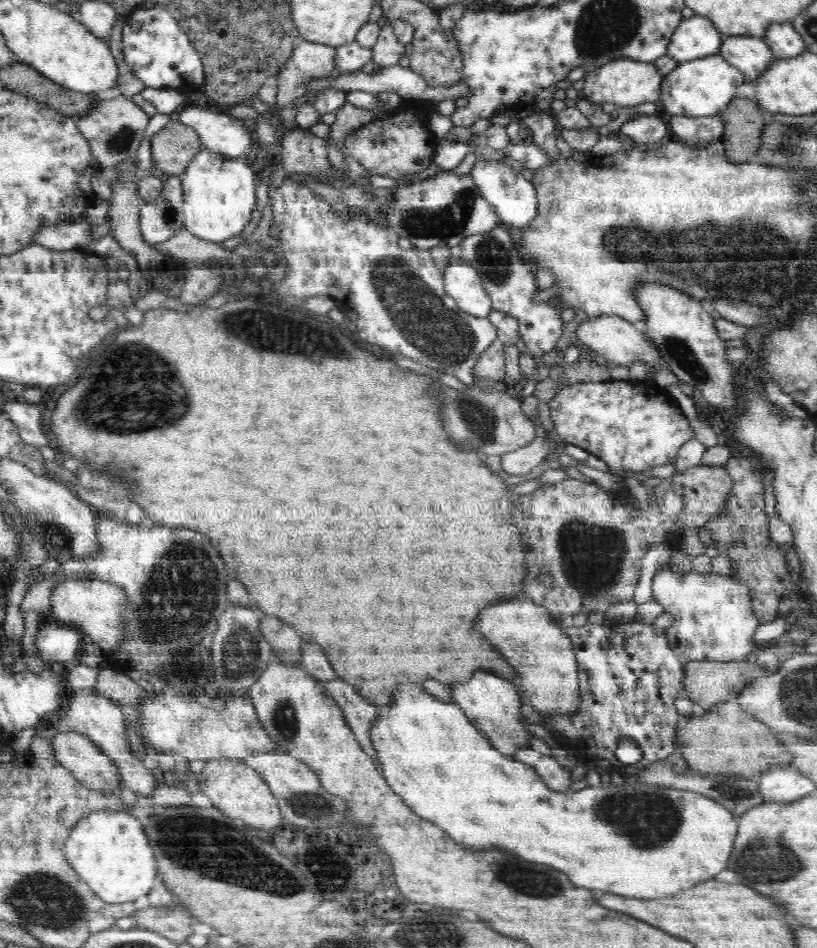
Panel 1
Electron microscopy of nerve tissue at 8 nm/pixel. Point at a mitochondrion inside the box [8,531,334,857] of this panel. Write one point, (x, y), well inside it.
(181, 597)

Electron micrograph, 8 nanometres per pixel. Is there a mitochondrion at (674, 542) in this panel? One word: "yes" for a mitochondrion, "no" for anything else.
no

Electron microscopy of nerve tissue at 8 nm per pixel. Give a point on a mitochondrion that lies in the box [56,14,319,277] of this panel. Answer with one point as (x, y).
(121, 140)

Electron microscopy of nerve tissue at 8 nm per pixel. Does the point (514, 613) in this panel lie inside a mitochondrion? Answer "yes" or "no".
no

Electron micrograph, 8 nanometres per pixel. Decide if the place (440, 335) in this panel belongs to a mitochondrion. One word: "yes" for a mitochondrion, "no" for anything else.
yes

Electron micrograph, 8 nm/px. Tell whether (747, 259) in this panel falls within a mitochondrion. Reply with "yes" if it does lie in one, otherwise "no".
yes

